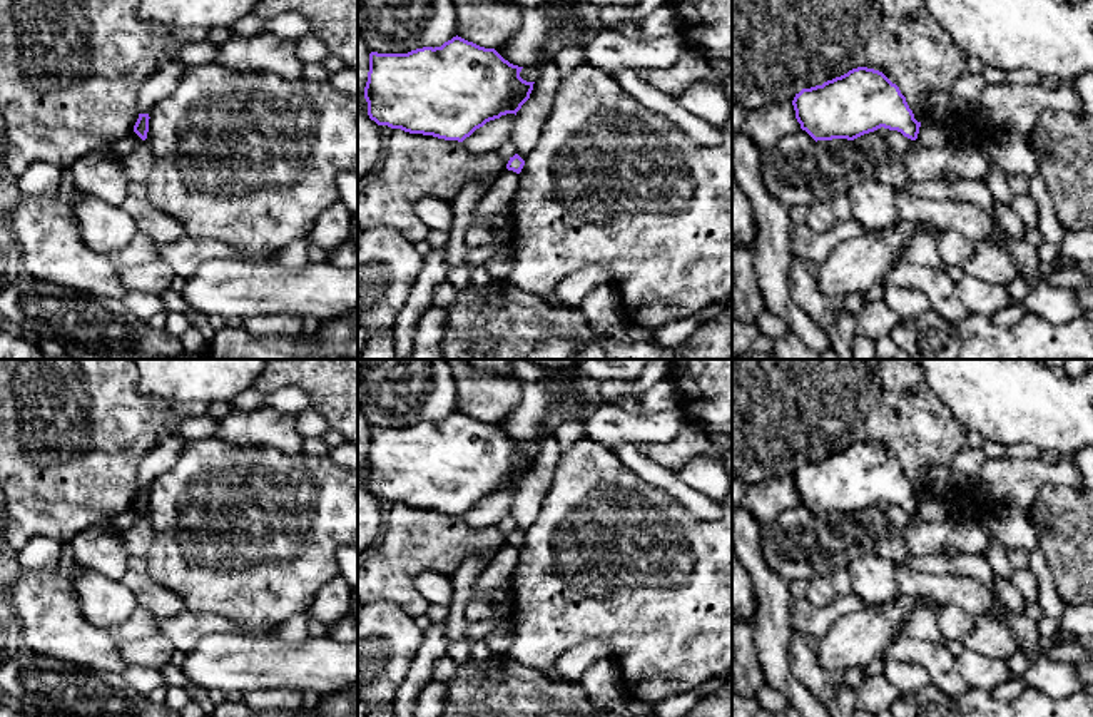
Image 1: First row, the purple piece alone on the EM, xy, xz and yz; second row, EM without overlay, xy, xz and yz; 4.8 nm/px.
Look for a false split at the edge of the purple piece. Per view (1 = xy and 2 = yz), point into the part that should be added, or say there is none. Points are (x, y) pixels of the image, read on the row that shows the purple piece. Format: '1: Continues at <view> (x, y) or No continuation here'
1: No continuation here
2: No continuation here

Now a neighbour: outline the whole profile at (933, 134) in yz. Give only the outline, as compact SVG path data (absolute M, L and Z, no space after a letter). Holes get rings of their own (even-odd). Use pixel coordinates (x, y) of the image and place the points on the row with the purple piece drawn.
M953 114L944 120L928 119L921 122L916 144L929 150L938 150L948 145L951 142L951 115Z

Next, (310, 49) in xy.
M316 33L296 40L296 57L306 64L323 64L331 55L329 48Z

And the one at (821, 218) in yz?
M814 202L809 207L806 224L814 231L814 232L826 232L832 229L837 224L837 219L834 216L834 211L829 202Z

